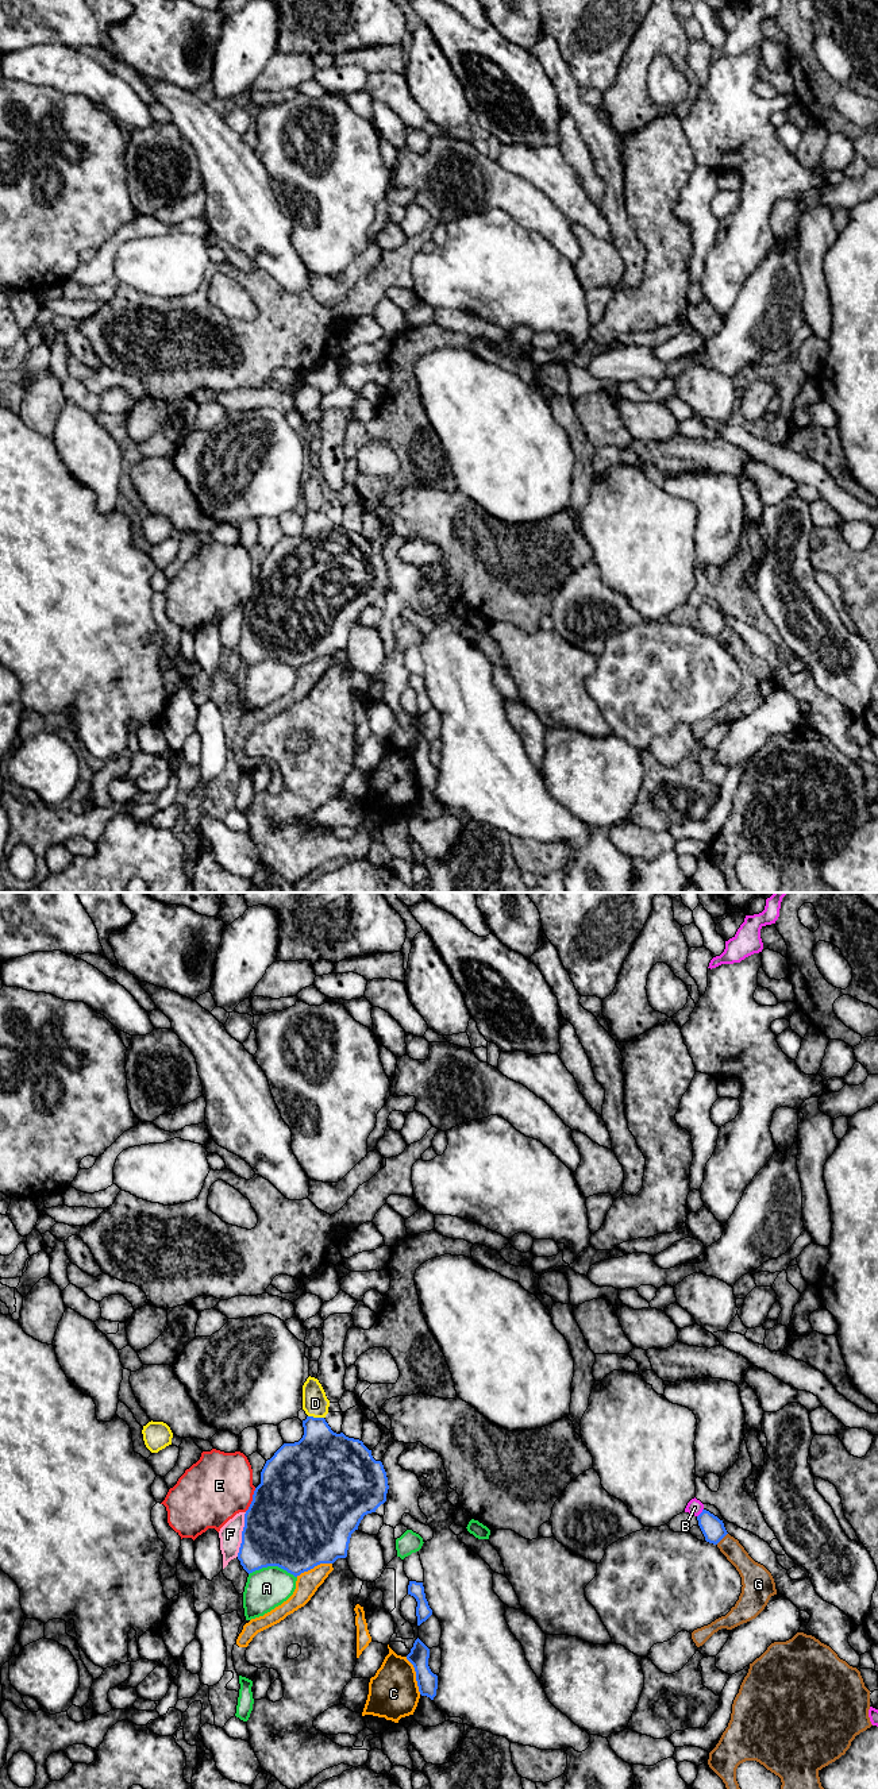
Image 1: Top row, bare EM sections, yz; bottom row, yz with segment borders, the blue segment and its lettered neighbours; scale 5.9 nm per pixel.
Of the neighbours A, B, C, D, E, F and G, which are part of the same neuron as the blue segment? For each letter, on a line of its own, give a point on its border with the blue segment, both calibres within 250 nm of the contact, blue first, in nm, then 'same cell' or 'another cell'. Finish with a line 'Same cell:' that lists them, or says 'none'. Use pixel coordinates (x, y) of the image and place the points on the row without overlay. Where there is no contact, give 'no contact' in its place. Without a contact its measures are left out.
A: yz (273, 658) | 500/240 nm | another cell
B: yz (701, 605) | 140/90 nm | another cell
C: yz (416, 768) | 120/300 nm | another cell
D: yz (316, 511) | 360/160 nm | same cell
E: yz (253, 593) | 500/400 nm | another cell
F: yz (242, 627) | 460/140 nm | another cell
G: yz (721, 631) | 140/120 nm | another cell
Same cell: D

